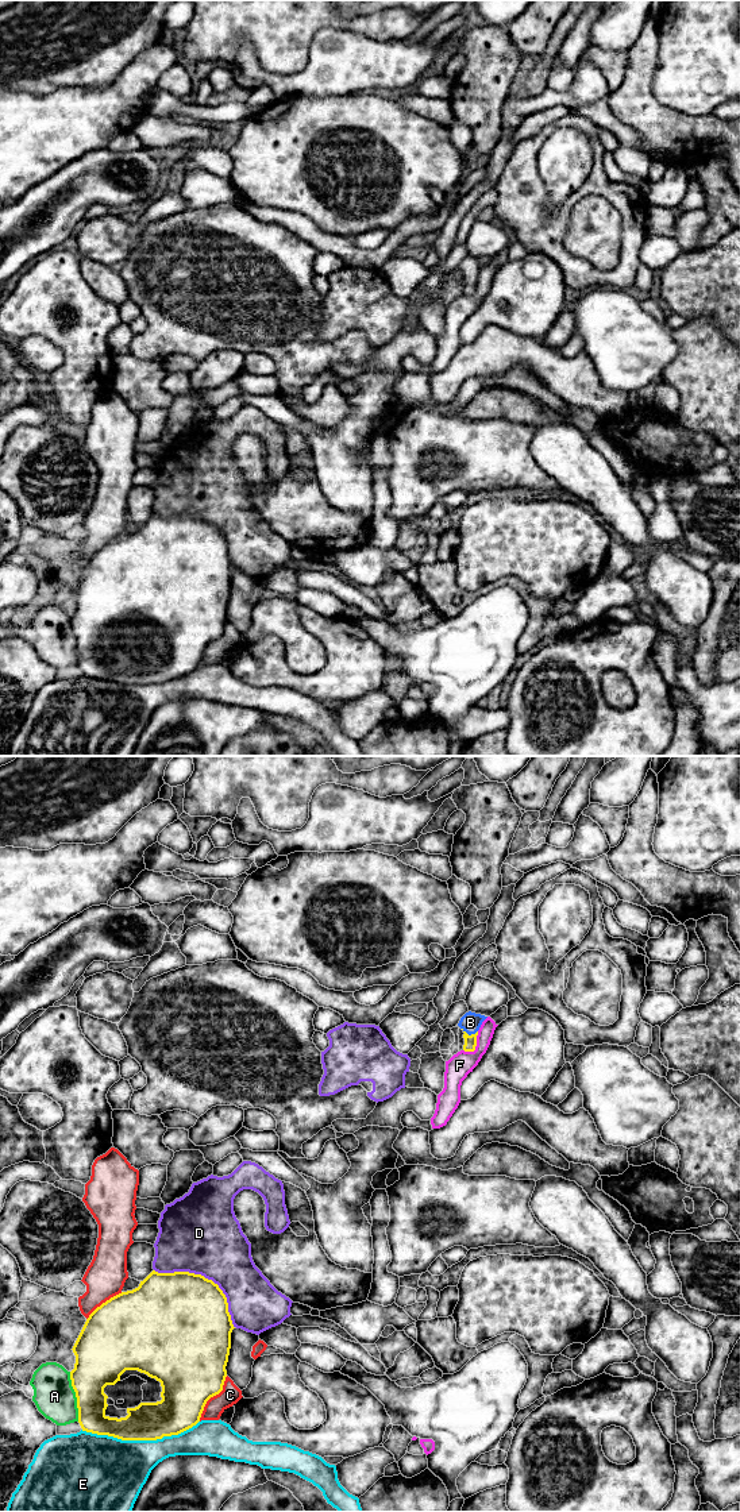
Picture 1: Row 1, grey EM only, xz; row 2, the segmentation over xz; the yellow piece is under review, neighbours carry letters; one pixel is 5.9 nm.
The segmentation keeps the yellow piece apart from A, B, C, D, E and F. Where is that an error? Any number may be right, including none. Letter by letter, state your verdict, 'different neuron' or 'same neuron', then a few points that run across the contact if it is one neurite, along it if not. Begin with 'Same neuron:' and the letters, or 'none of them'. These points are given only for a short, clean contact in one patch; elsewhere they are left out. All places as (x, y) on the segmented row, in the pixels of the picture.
Same neuron: B
A: different neuron
B: same neuron; line xz (470, 1041), (471, 1034), (470, 1022)
C: different neuron
D: different neuron
E: different neuron
F: different neuron

